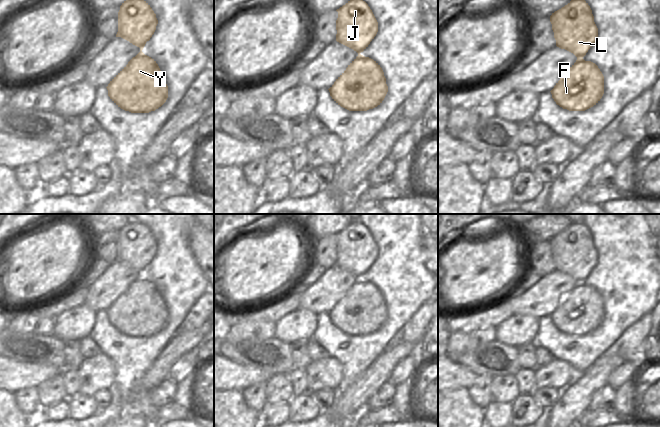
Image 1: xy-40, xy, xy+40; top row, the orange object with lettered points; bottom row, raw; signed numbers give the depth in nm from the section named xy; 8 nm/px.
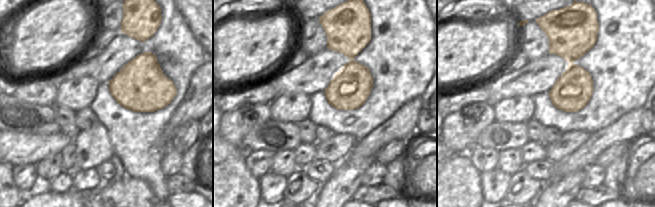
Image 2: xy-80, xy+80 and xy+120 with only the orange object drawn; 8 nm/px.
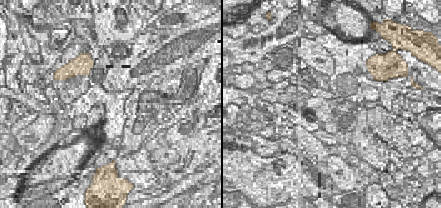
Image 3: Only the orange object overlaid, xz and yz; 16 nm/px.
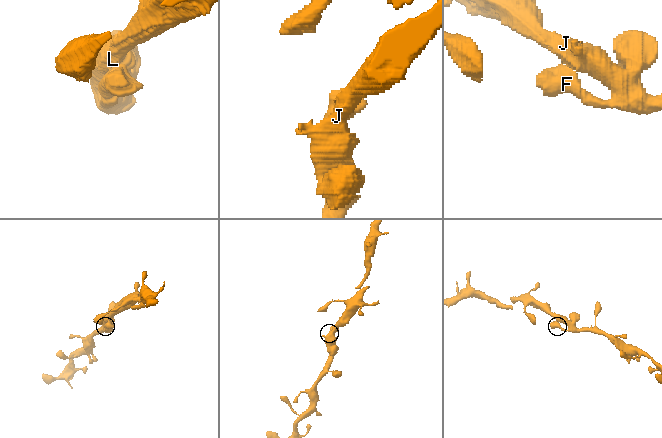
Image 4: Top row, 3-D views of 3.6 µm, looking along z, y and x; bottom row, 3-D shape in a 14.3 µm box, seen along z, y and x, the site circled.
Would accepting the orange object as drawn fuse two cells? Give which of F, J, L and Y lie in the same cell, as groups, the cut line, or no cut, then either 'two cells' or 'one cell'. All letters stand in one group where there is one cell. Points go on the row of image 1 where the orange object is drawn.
groups F J L Y; cut none; one cell

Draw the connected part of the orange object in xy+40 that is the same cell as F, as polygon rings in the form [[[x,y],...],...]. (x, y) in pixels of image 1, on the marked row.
[[[571,0],[567,5],[552,13],[550,22],[552,24],[556,46],[573,53],[577,57],[576,62],[562,75],[550,91],[552,98],[563,109],[569,111],[585,111],[596,105],[604,94],[604,76],[602,72],[595,63],[583,59],[598,38],[598,28],[594,22],[592,10],[585,0]]]

